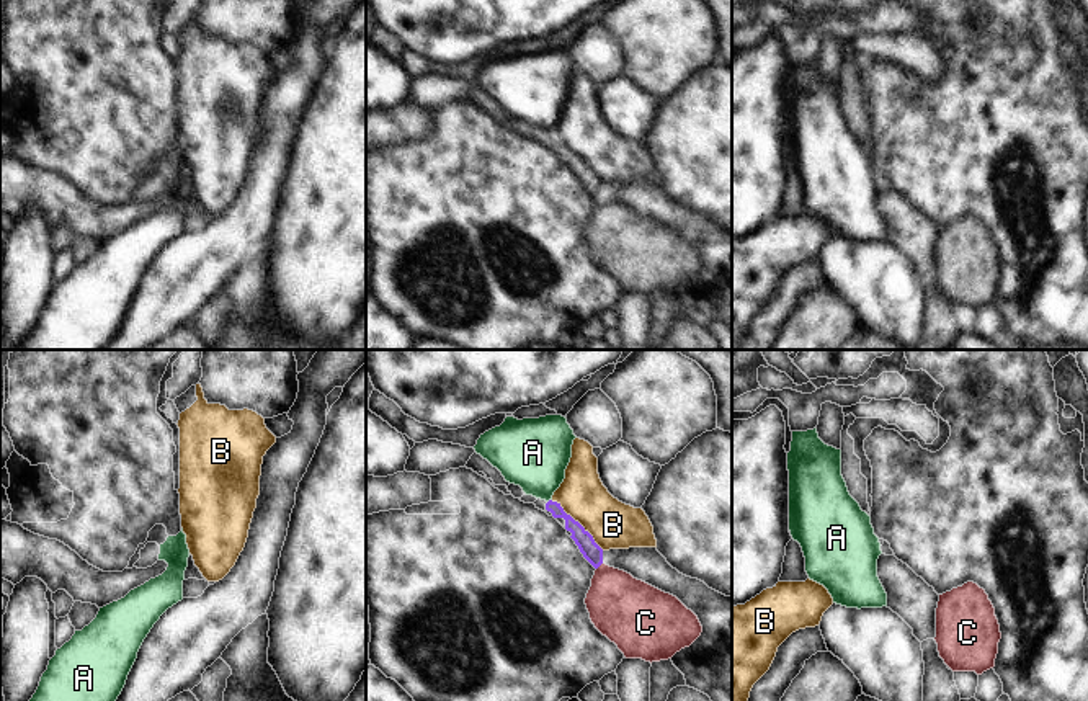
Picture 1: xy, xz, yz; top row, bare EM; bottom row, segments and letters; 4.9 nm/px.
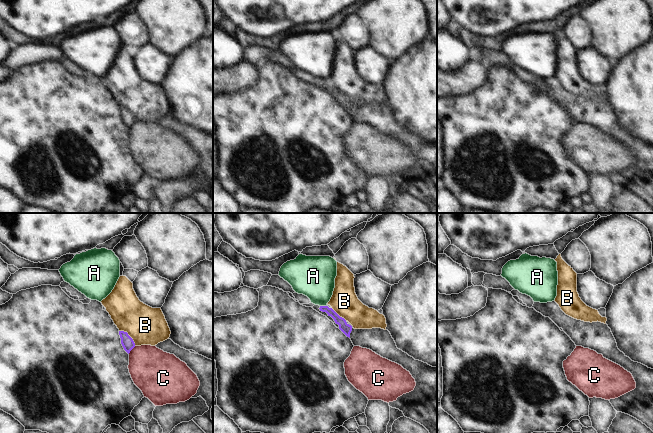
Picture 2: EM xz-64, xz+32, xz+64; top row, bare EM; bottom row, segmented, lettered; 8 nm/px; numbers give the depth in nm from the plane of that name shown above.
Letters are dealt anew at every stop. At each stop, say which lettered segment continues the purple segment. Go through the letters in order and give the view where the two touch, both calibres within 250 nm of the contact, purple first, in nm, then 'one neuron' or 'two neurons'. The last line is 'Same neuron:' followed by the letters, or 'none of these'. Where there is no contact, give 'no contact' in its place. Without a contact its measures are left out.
A: xz | 90/360 nm | two neurons
B: xz | 90/240 nm | two neurons
C: xz | 90/320 nm | two neurons
Same neuron: none of these

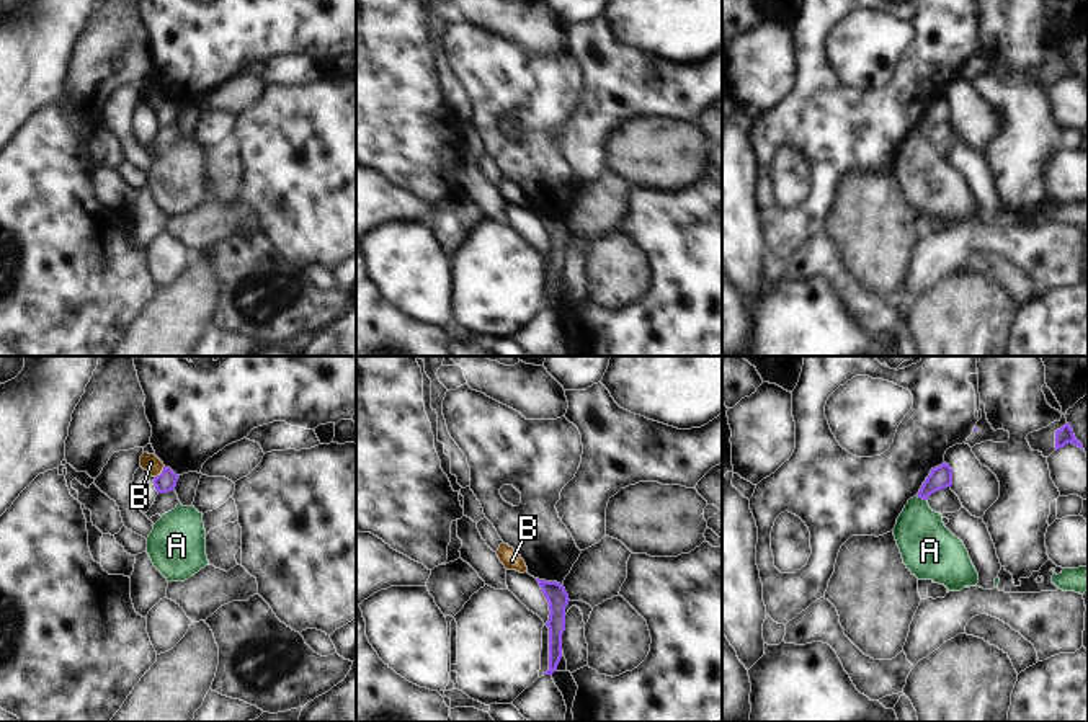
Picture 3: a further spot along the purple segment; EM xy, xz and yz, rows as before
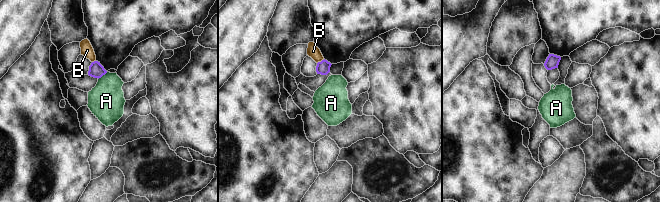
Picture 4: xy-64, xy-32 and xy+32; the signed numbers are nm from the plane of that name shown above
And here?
A: yz | 120/260 nm | two neurons
B: xy | 100/90 nm | two neurons
Same neuron: none of these

